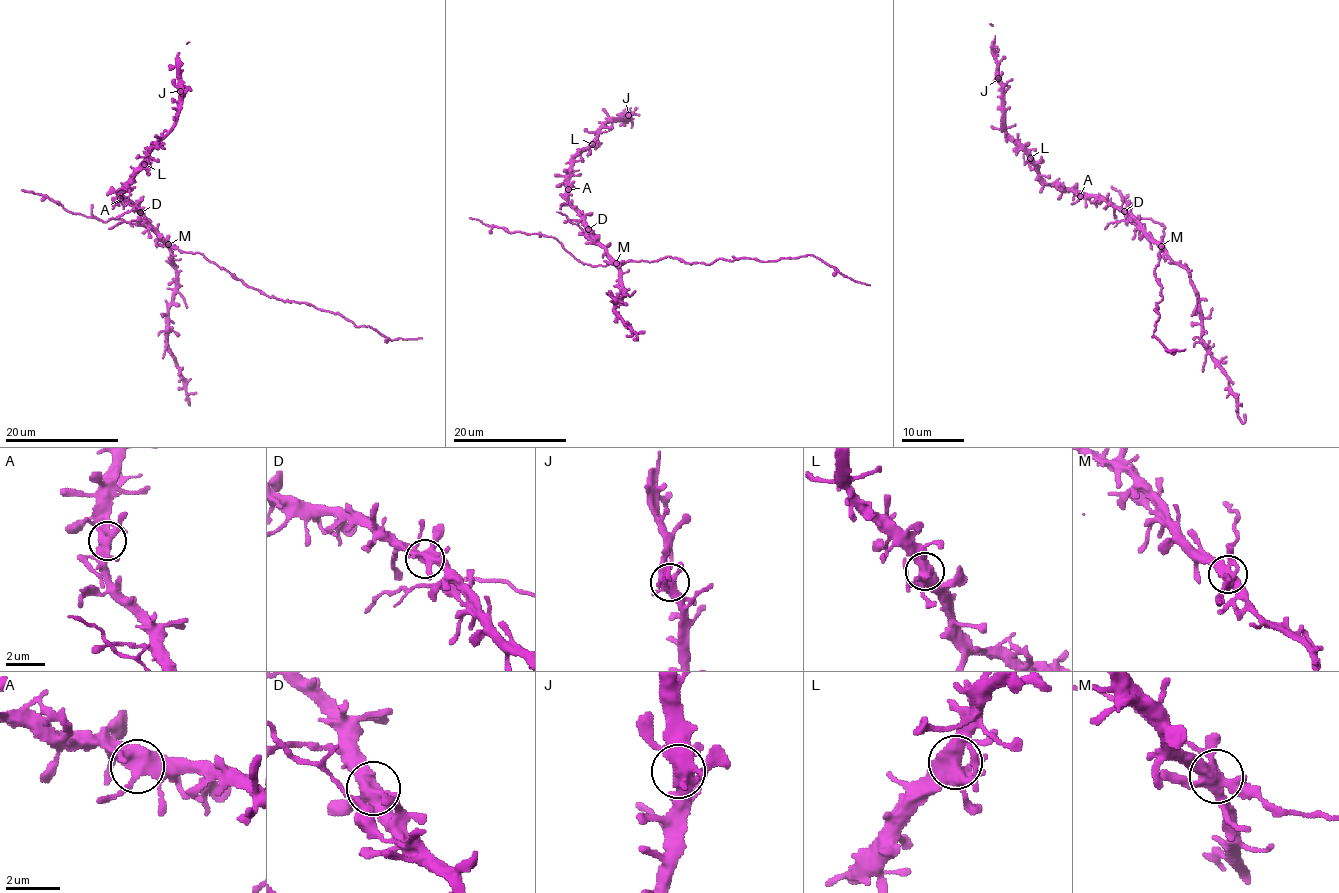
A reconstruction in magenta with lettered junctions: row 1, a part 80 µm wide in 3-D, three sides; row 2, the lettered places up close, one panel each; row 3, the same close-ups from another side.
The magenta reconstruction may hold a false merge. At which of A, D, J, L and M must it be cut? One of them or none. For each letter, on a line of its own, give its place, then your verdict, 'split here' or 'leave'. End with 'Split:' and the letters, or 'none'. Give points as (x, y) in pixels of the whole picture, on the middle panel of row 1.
A: at (568, 189); leave
D: at (588, 229); leave
J: at (628, 115); leave
L: at (592, 144); leave
M: at (616, 263); split here
Split: M

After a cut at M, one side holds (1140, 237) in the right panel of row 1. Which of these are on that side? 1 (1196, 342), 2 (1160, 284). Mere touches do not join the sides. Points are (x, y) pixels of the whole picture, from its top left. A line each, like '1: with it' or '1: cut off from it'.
1: with it
2: cut off from it

